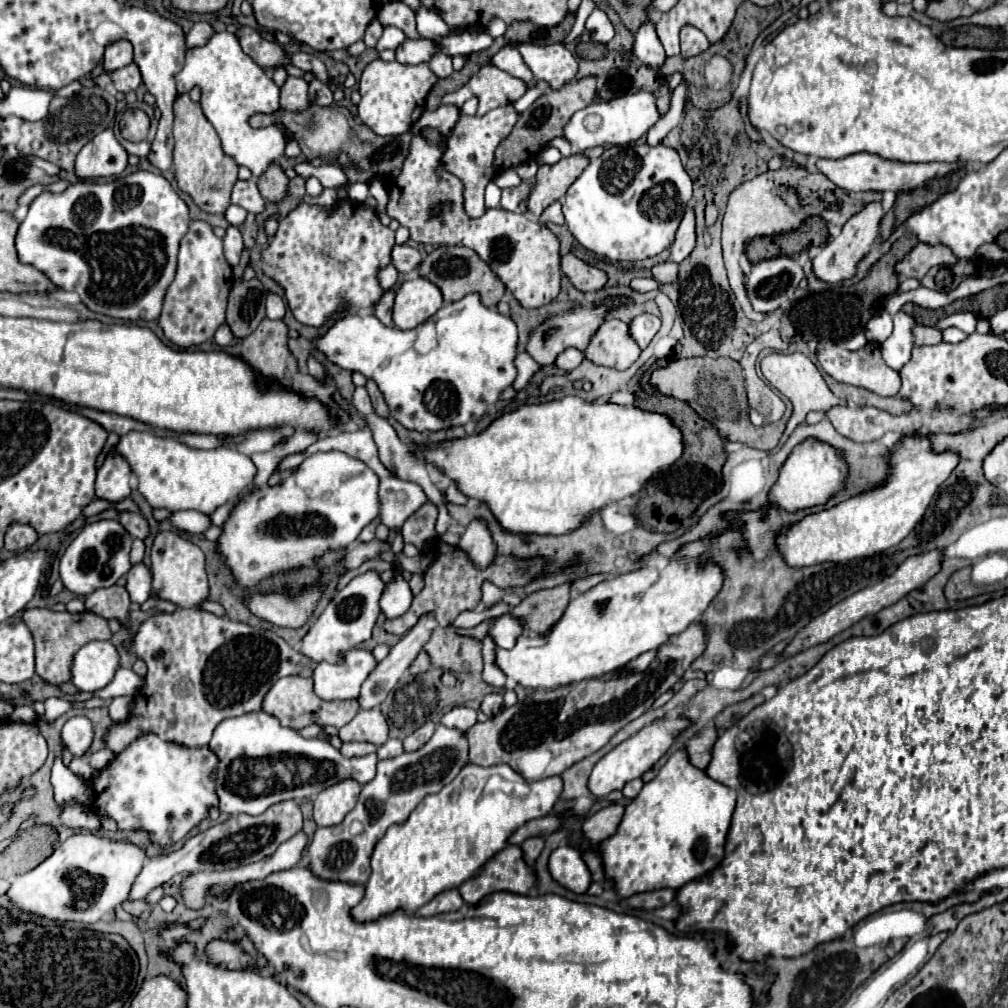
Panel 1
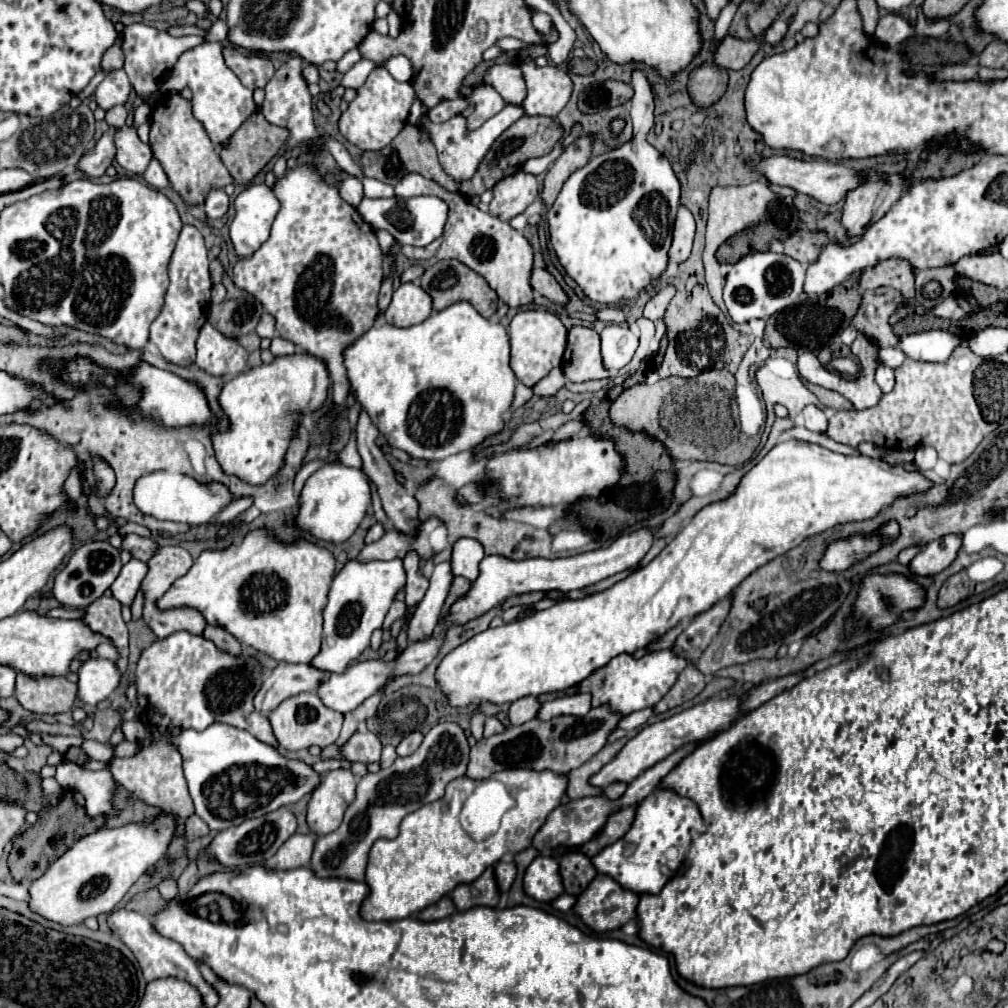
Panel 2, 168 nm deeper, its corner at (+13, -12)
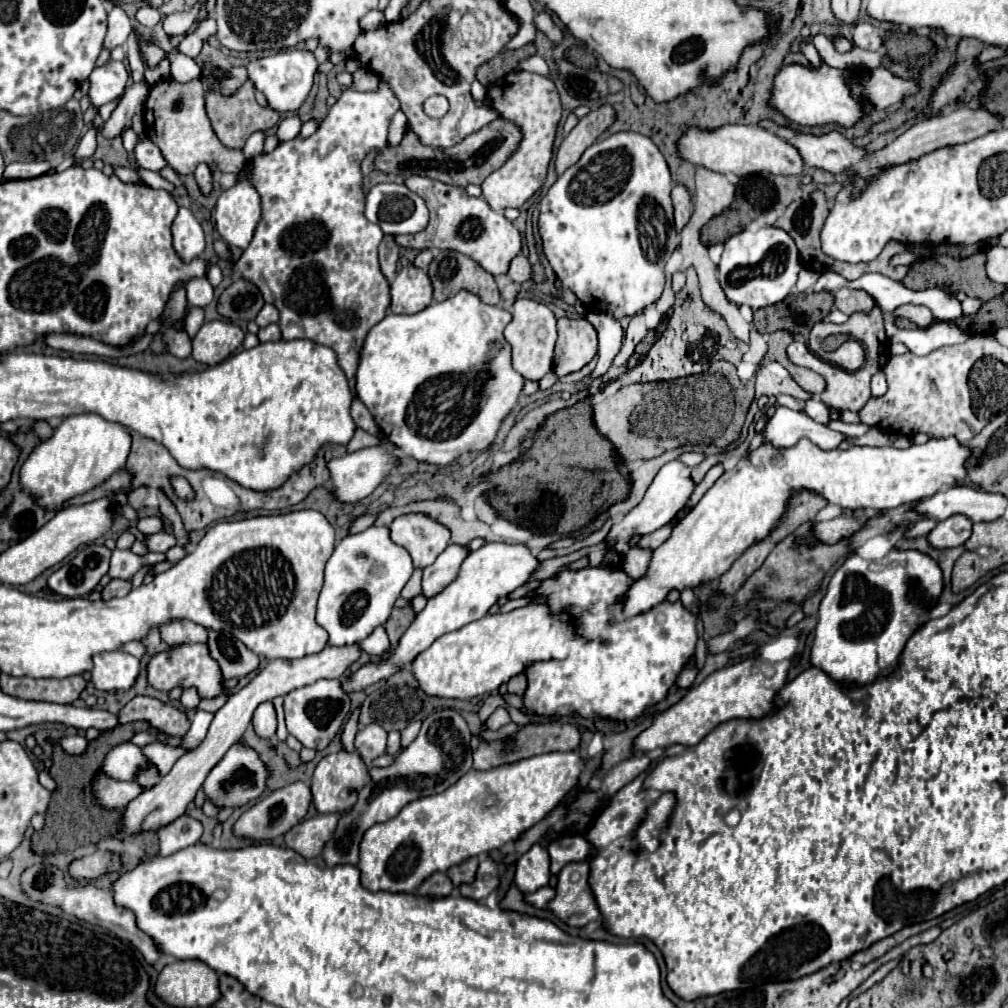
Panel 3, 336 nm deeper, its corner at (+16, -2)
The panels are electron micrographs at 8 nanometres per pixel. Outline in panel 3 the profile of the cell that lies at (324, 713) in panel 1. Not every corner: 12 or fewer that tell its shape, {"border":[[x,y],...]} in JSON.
{"border":[[340,679],[284,697],[288,733],[322,751],[352,713]]}

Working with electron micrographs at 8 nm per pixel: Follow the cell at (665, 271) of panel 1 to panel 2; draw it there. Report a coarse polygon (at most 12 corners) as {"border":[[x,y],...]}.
{"border":[[673,285],[661,287],[647,301],[643,315],[661,319],[673,295]]}

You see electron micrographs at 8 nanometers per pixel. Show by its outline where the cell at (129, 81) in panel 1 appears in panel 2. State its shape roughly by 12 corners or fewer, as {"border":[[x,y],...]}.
{"border":[[123,69],[107,73],[95,91],[95,101],[107,111],[125,105],[131,93]]}

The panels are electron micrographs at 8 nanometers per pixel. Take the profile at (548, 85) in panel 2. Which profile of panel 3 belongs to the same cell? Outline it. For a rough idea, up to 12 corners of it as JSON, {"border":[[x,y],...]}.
{"border":[[512,71],[484,105],[522,141],[480,185],[494,211],[542,187],[562,105],[542,75]]}

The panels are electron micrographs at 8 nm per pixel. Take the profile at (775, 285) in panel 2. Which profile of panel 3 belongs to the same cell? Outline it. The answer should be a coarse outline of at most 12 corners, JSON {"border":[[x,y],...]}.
{"border":[[778,227],[726,239],[718,281],[730,301],[784,299],[802,265]]}

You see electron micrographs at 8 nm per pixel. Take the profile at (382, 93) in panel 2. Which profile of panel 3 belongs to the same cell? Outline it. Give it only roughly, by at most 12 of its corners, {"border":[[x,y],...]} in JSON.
{"border":[[348,89],[250,163],[234,271],[348,379],[386,317],[360,165],[400,103]]}

